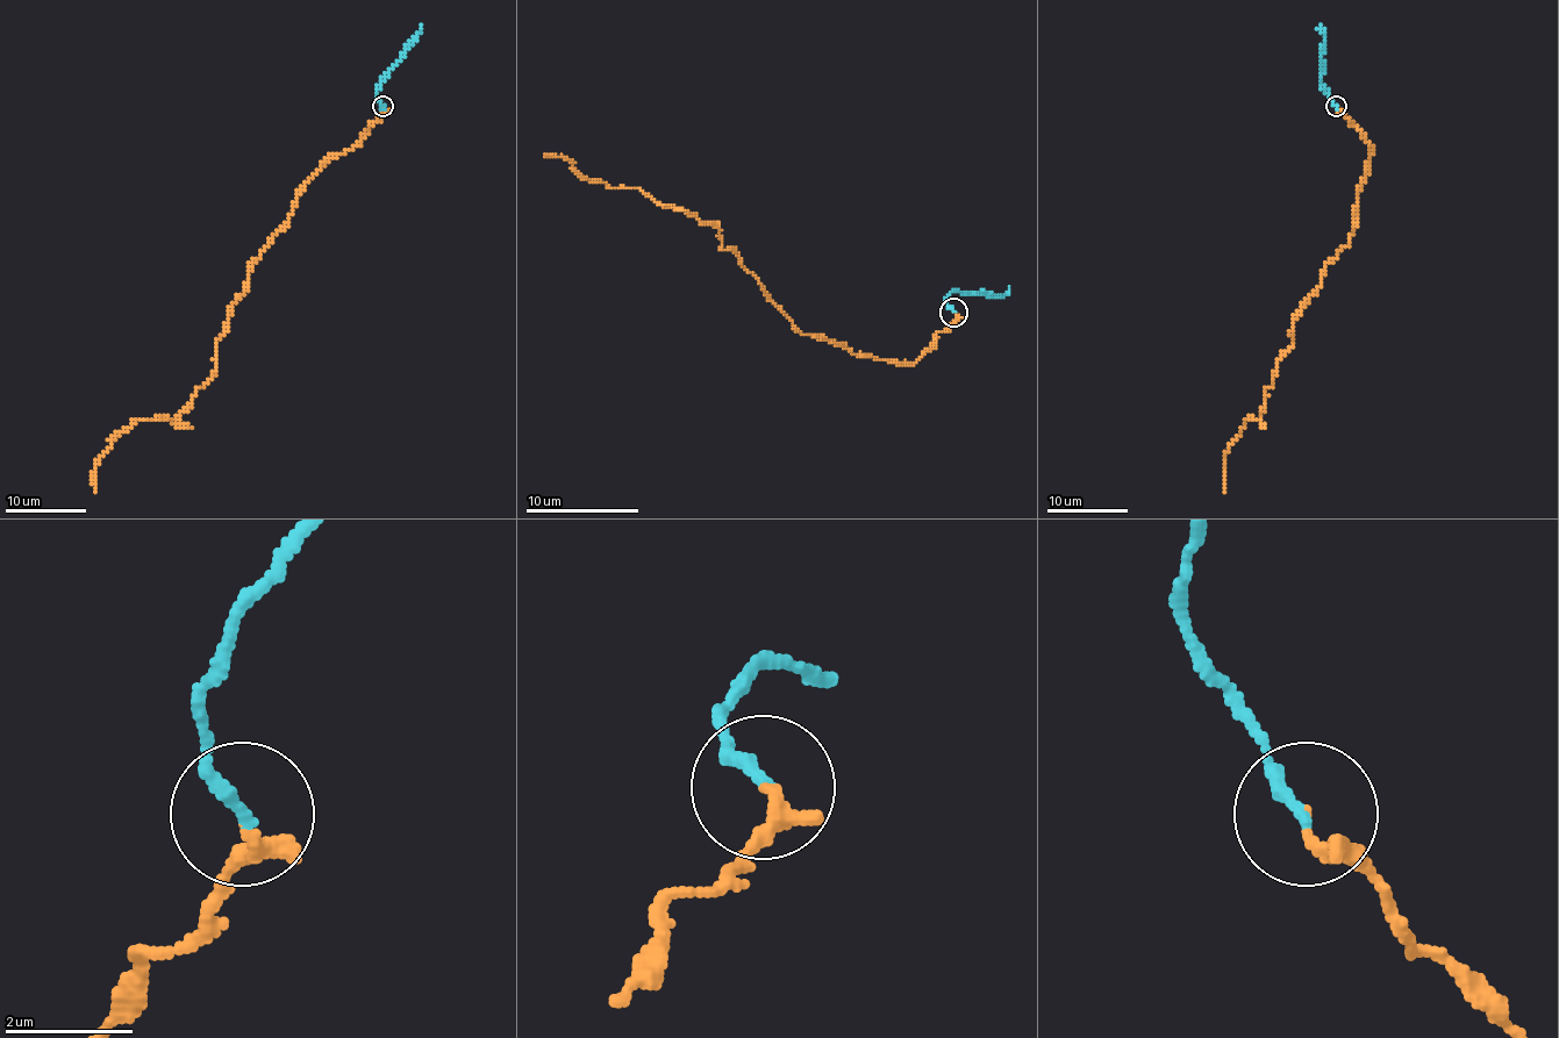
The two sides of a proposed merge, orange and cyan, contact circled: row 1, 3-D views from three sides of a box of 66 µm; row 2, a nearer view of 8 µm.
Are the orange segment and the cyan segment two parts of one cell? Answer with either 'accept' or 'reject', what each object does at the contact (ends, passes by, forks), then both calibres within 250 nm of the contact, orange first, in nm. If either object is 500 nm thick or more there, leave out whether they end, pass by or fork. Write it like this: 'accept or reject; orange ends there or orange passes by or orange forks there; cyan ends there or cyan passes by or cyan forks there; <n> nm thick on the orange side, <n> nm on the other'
accept; orange passes by; cyan ends there; 160 nm thick on the orange side, 240 nm on the other

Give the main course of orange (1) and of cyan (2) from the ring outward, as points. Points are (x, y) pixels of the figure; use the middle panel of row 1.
1: (952, 312), (913, 363), (857, 357), (798, 331), (722, 250), (719, 227), (637, 187), (586, 179), (552, 154)
2: (952, 312), (948, 303), (952, 292), (1003, 294), (1009, 290)

